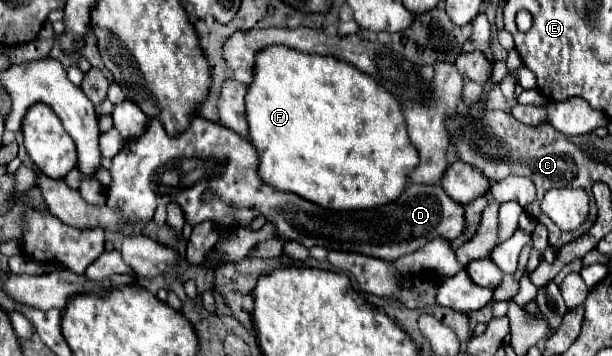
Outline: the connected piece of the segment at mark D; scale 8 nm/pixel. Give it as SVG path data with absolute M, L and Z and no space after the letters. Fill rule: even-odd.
M195 115L185 133L181 133L179 137L169 137L157 119L149 119L145 133L129 141L127 147L123 147L113 157L110 169L112 183L107 189L106 205L113 209L125 209L125 221L129 223L147 223L153 219L159 205L169 205L171 201L177 201L179 207L185 211L185 215L189 215L189 225L213 221L221 231L233 225L247 227L251 225L253 219L263 217L267 223L275 225L275 233L283 243L297 241L307 249L313 245L321 245L325 249L335 249L335 251L355 251L355 253L363 253L383 261L397 261L399 257L421 249L425 243L437 237L443 237L445 241L453 241L465 231L465 207L453 201L441 189L441 185L411 183L405 189L403 197L397 199L397 203L371 209L369 213L365 211L365 215L363 211L353 211L353 217L351 217L351 211L349 215L345 211L335 213L331 209L321 209L319 205L313 205L311 201L305 201L295 193L273 189L257 175L257 167L259 167L257 149L251 145L251 141L243 139L231 129L225 129L219 123L209 123L207 119ZM207 191L213 191L211 201L203 201L203 193Z

